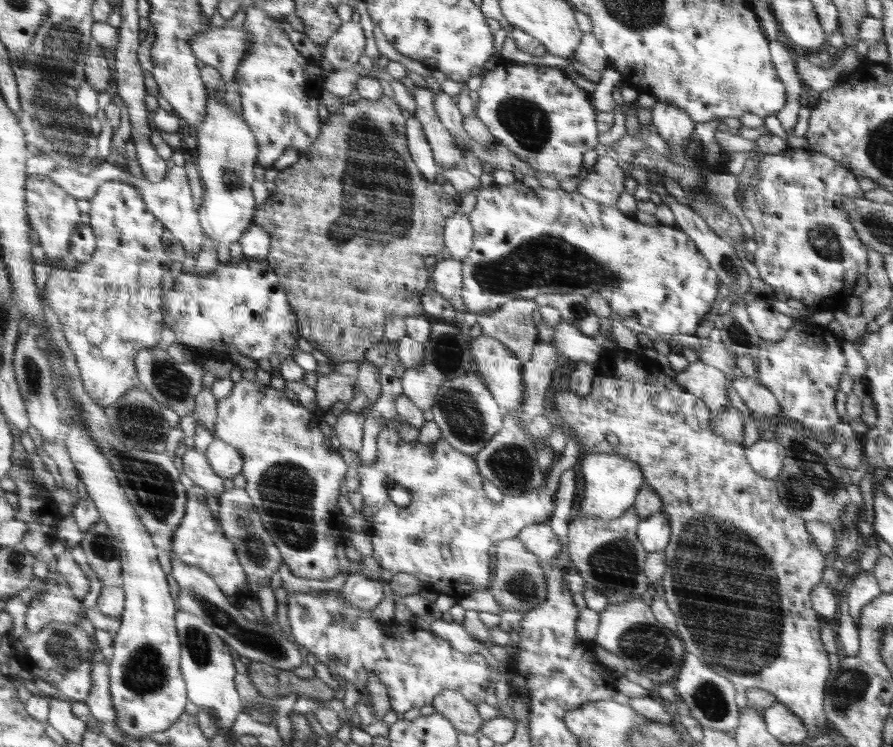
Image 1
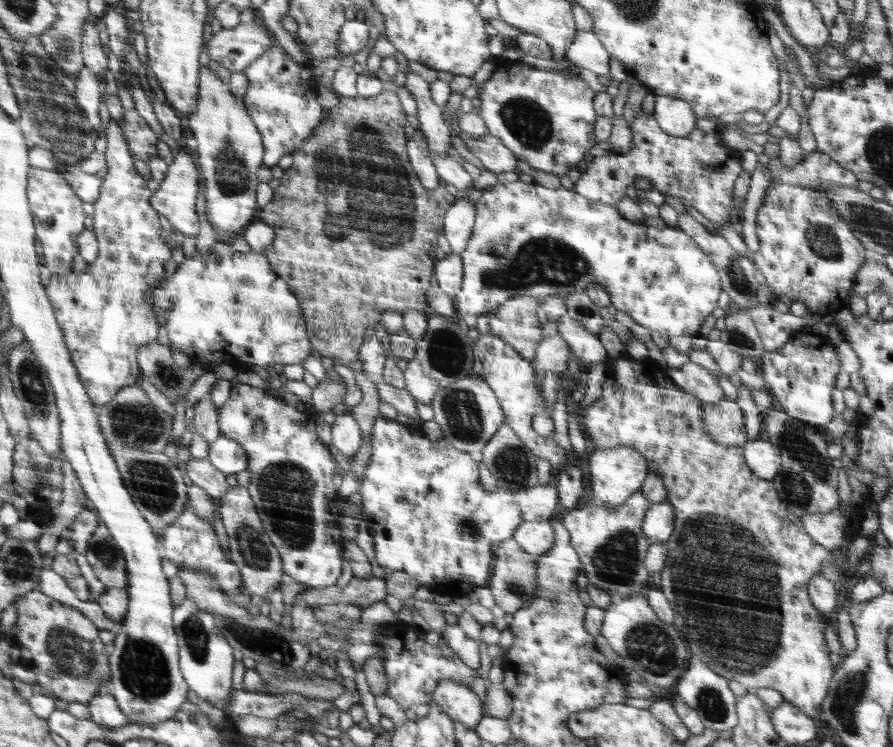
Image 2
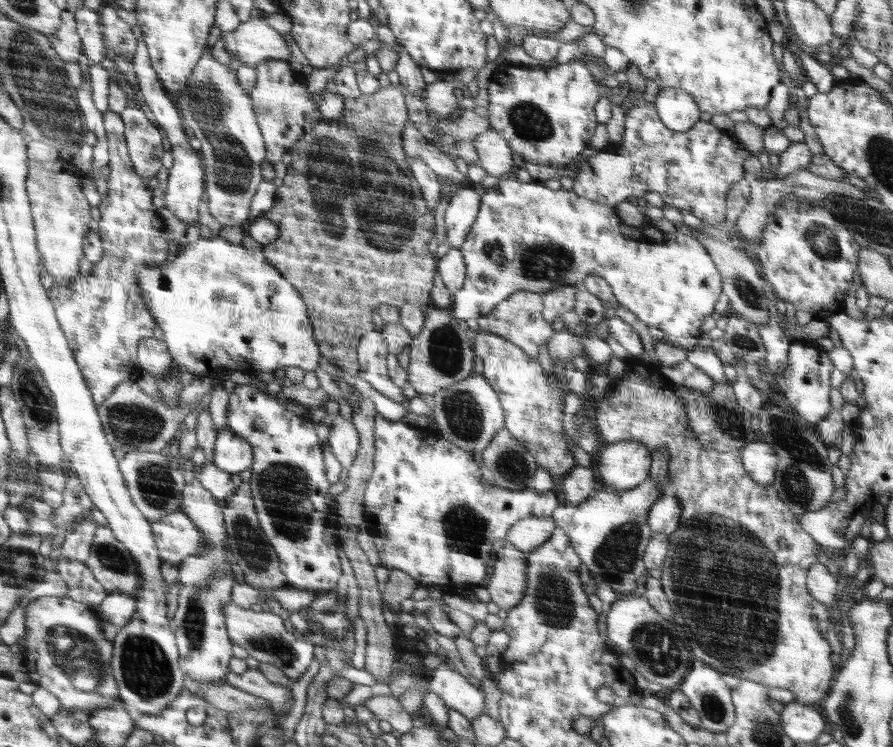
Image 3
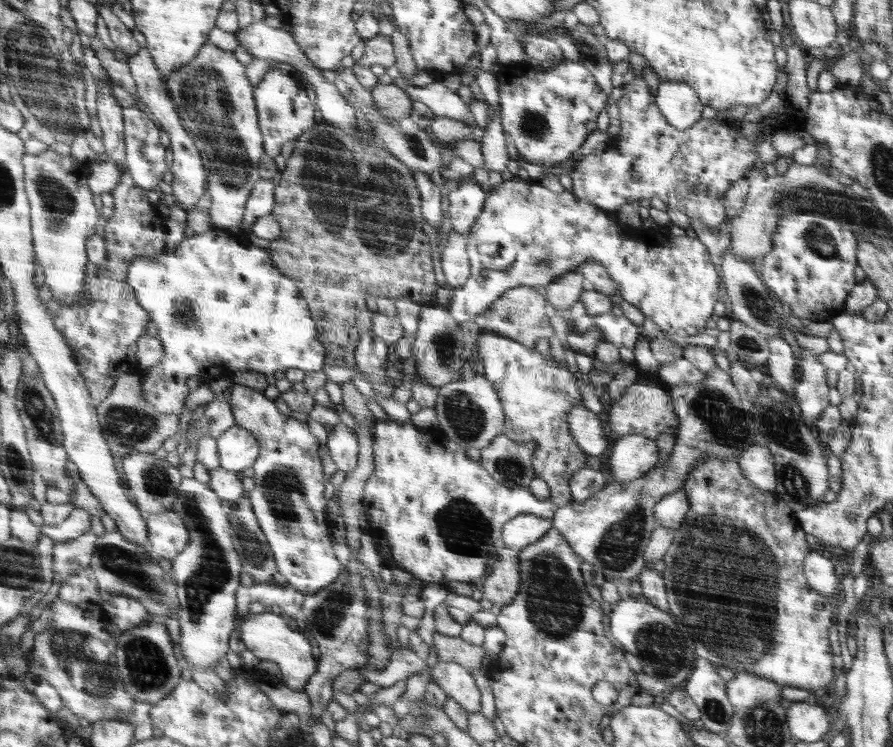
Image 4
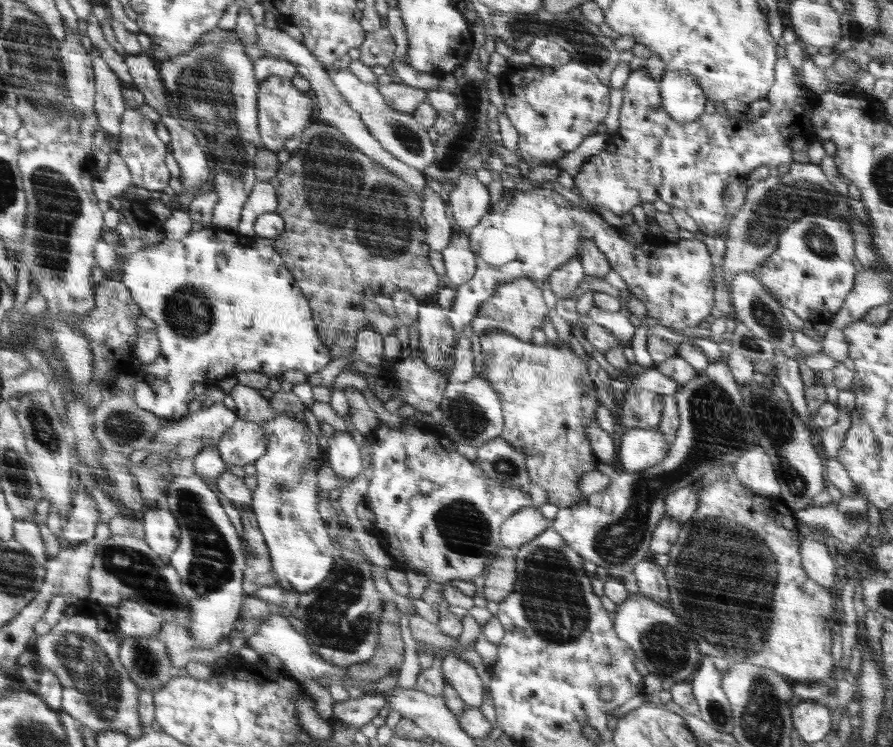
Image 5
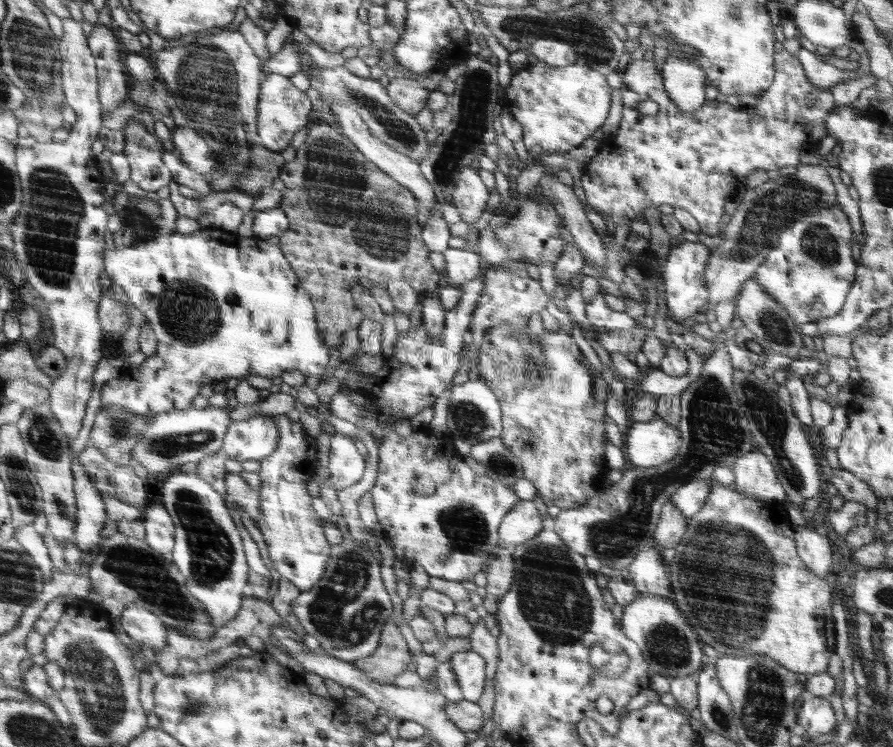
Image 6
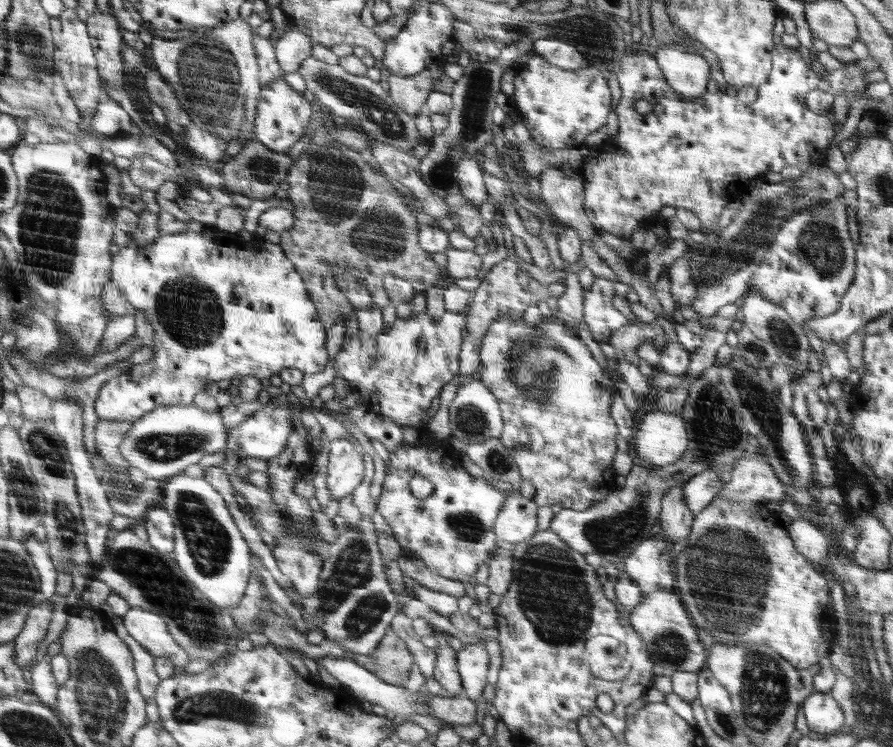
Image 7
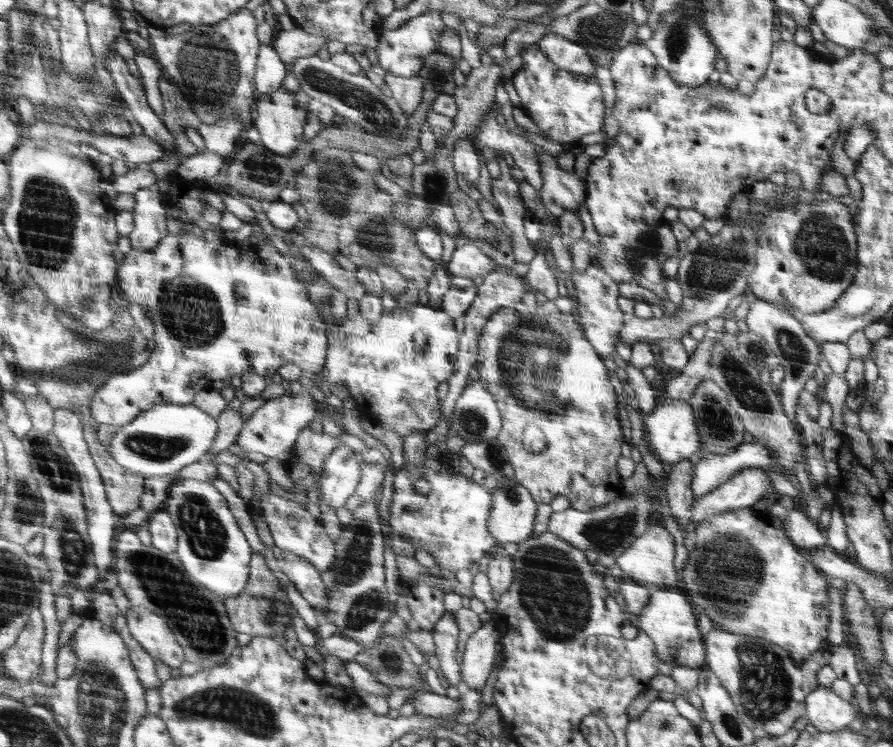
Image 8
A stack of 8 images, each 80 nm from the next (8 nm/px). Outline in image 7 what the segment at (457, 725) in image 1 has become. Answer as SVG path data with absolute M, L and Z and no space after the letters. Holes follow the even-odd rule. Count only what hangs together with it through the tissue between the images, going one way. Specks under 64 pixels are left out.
M470 643L464 649L456 653L458 672L461 678L461 686L466 690L466 696L476 701L482 695L486 686L488 653L480 643Z

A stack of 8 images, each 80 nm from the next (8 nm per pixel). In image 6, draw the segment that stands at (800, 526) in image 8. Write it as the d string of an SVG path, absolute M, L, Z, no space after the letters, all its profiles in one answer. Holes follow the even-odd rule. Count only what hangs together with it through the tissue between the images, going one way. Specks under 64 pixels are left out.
M810 524L805 527L794 525L794 530L798 556L816 576L826 579L832 572L832 551L827 538Z

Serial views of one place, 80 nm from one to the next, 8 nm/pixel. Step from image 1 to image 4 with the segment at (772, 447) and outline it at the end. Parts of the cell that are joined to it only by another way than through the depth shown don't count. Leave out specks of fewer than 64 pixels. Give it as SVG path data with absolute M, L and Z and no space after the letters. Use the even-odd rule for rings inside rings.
M754 443L742 451L738 462L746 479L761 491L775 492L775 462L764 443Z

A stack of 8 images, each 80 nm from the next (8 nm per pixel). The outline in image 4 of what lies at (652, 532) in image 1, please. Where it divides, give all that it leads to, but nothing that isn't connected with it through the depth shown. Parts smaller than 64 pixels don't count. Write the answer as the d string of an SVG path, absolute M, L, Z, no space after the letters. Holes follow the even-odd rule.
M680 489L664 495L664 498L659 501L658 506L654 508L655 526L667 526L672 530L678 529L690 512L690 501L686 493Z

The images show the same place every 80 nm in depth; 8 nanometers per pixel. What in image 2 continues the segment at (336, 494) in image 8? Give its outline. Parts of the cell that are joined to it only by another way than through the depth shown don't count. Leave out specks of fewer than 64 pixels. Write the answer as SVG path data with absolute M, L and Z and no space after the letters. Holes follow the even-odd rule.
M351 412L336 415L332 424L332 442L349 462L363 446L363 431Z

